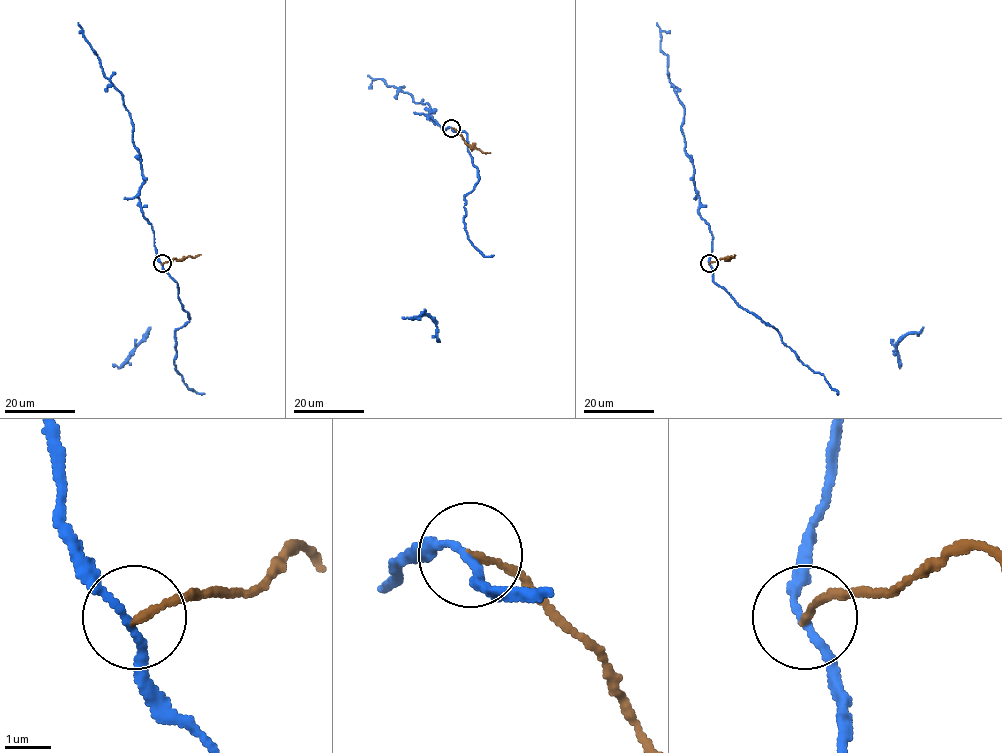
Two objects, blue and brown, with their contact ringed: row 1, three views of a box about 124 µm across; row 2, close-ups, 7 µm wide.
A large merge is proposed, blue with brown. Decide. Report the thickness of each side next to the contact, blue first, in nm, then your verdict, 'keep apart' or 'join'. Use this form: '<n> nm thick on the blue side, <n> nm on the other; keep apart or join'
140 nm thick on the blue side, 150 nm on the other; keep apart

